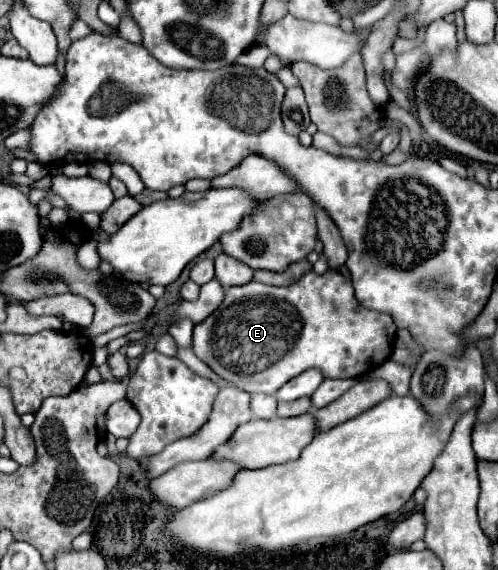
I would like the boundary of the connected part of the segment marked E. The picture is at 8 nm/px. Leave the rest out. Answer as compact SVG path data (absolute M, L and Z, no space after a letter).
M328 270L322 276L308 272L288 288L252 280L244 286L226 288L222 304L204 322L194 326L194 354L228 384L248 394L276 394L288 380L308 368L320 368L326 378L358 378L390 358L396 334L396 326L388 314L358 306L350 280L340 272Z

